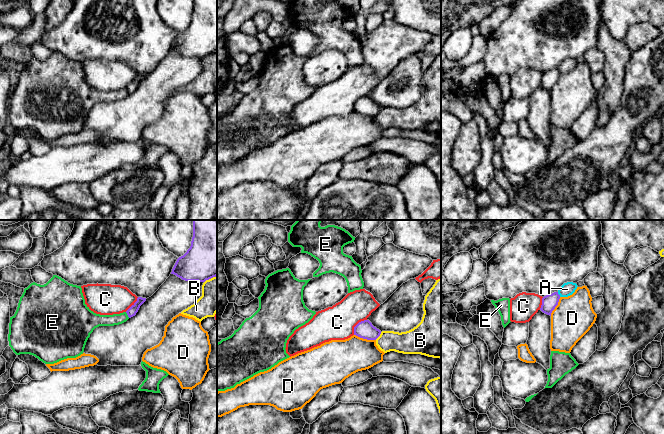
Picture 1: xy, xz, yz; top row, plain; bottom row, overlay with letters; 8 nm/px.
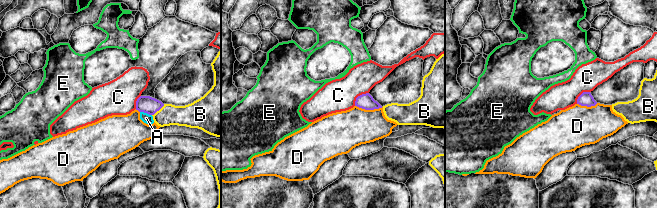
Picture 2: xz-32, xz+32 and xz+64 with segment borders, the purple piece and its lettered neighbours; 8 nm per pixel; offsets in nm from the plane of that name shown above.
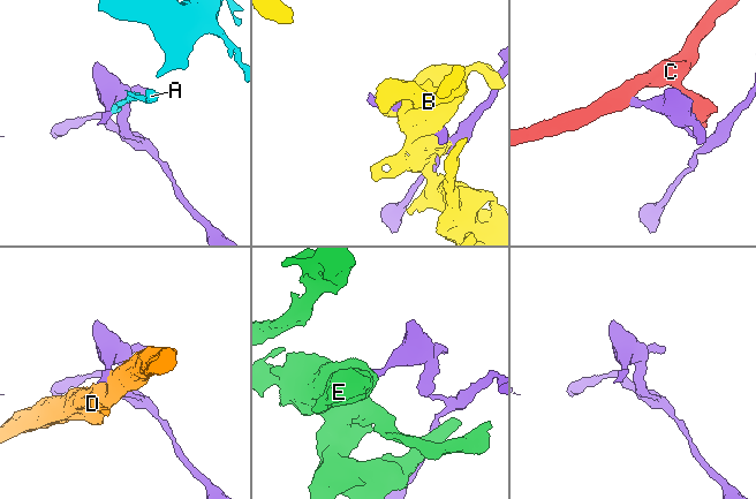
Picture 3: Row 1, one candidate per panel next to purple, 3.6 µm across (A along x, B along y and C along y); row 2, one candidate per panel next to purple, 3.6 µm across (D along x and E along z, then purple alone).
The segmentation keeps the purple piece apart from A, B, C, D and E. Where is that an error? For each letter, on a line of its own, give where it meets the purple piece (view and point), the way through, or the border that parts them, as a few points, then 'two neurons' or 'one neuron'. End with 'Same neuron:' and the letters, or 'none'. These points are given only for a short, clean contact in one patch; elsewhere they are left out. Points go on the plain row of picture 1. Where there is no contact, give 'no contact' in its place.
A: yz (558, 70) | along yz (557, 68), (560, 72) | two neurons
B: xz (378, 112) | two neurons
C: xz (356, 101) | two neurons
D: xz (365, 114) | along xz (354, 110), (375, 116) | two neurons
E: xy (127, 90) | along xy (125, 88), (129, 93) | two neurons
Same neuron: none

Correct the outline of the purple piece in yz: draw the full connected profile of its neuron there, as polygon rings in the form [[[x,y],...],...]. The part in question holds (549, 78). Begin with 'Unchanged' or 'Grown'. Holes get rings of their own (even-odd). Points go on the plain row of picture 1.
Unchanged. [[[554,68],[552,70],[548,70],[542,74],[542,81],[540,86],[551,92],[552,87],[555,85],[555,83],[558,81],[560,75],[560,71],[558,68]]]

